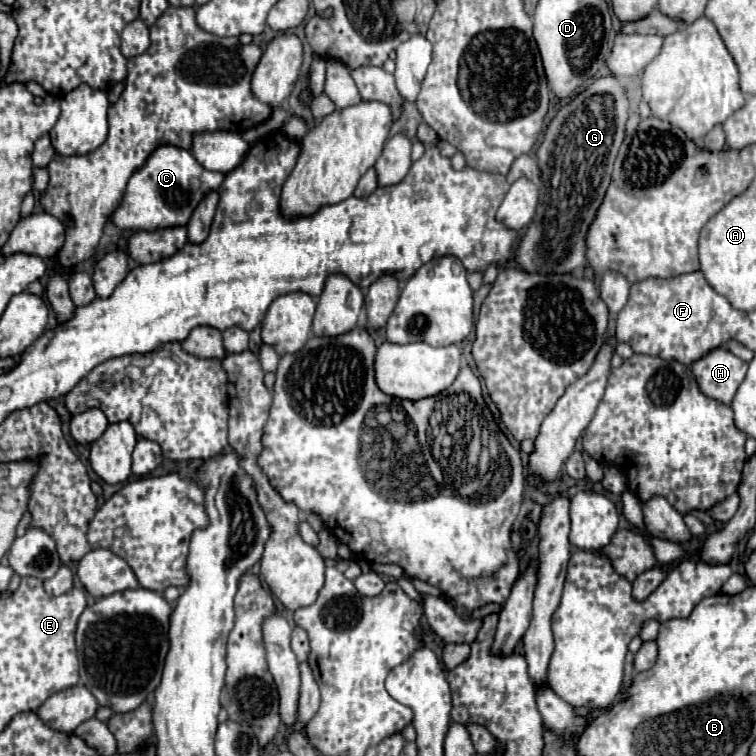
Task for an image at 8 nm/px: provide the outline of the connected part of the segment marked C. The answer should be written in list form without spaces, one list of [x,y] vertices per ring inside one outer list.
[[[169,143],[157,147],[153,155],[145,161],[145,167],[137,169],[127,183],[125,195],[109,217],[109,221],[119,229],[163,229],[163,227],[177,227],[187,225],[193,209],[197,203],[207,195],[207,191],[219,189],[223,183],[223,173],[207,171],[197,159],[191,155],[191,151],[185,151],[181,147],[173,147]]]

